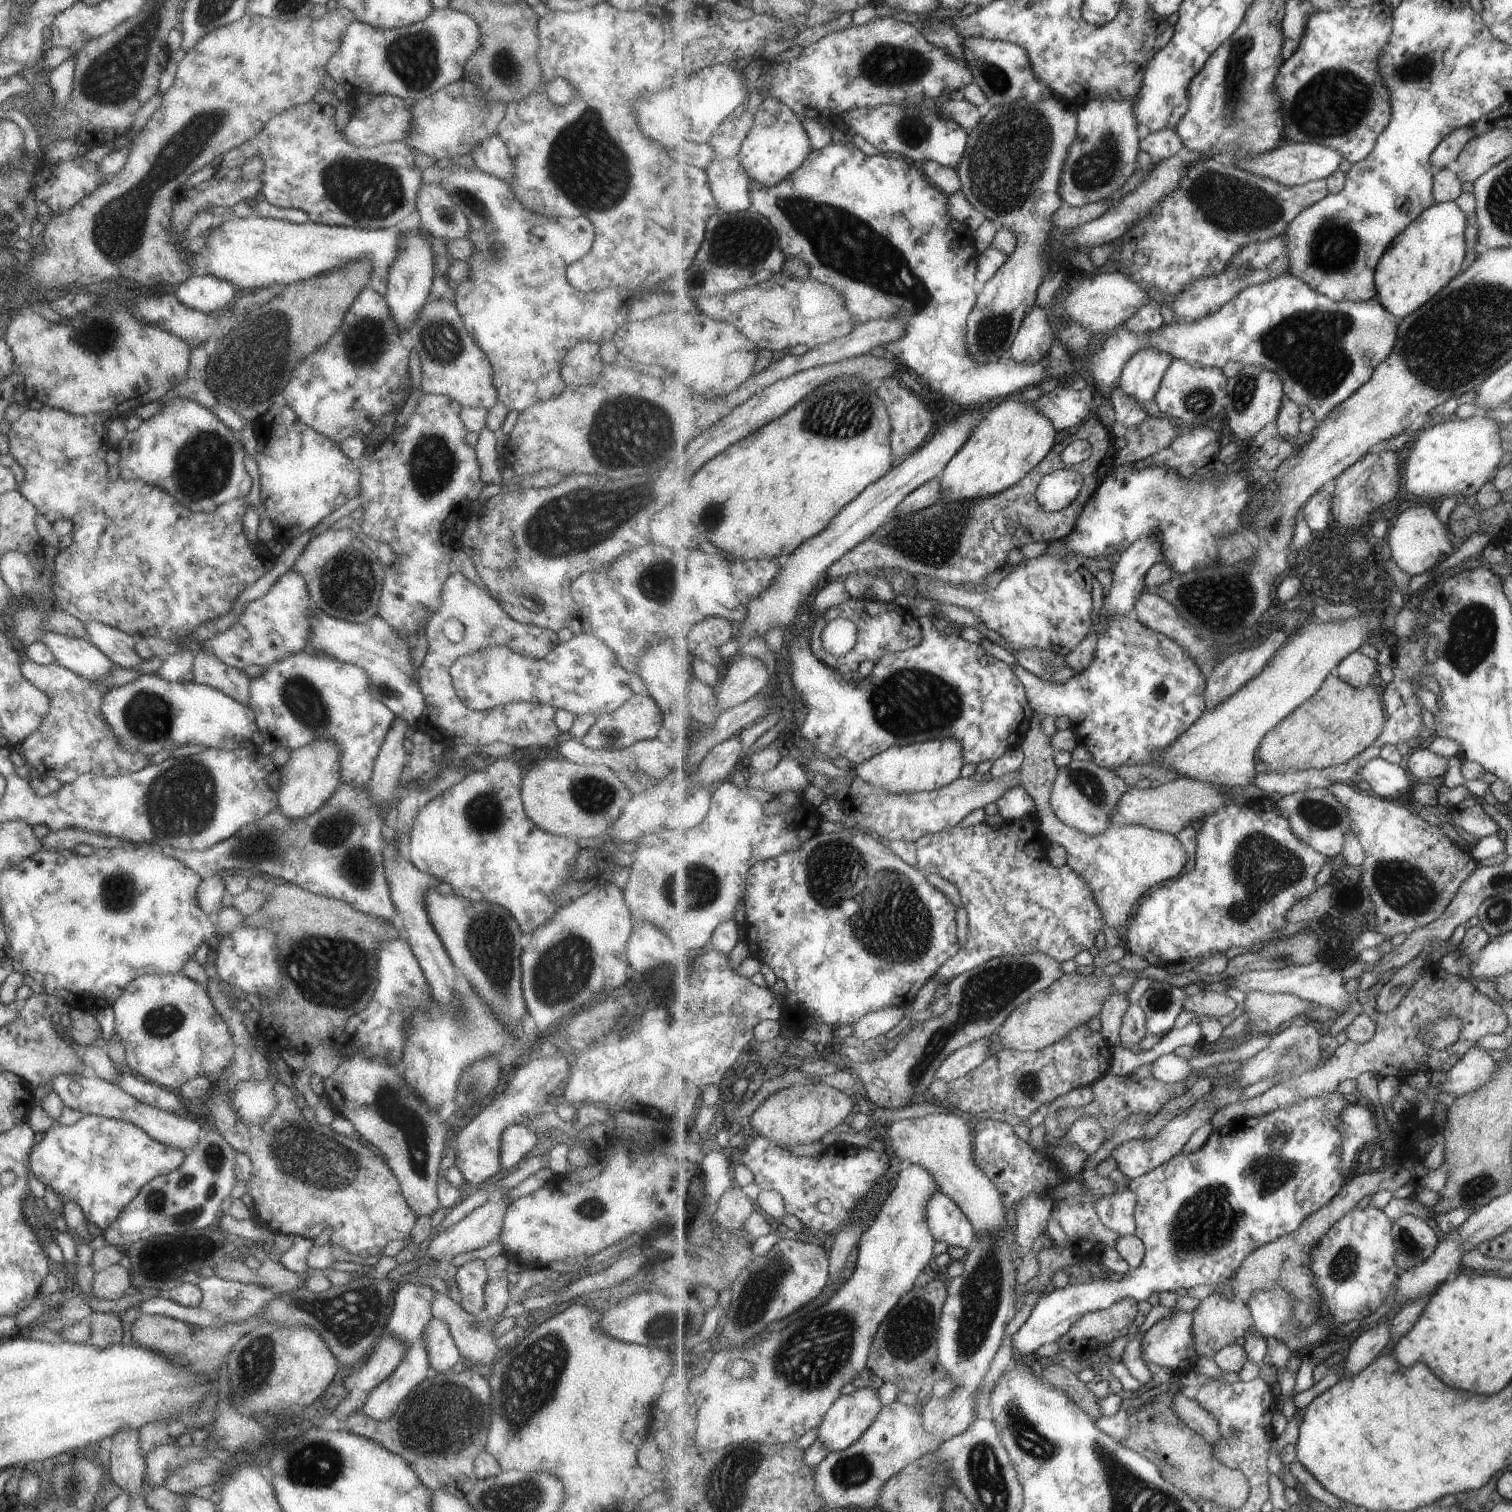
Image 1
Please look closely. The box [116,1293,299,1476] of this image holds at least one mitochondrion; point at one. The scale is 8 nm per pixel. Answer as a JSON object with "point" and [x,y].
{"point":[257,1358]}

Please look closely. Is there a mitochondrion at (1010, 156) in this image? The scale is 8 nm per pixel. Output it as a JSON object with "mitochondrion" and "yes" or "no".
{"mitochondrion":"yes"}

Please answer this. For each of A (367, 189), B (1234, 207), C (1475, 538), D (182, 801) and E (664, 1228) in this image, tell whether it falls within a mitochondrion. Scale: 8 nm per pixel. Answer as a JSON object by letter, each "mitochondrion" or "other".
{"A":"mitochondrion","B":"mitochondrion","C":"other","D":"mitochondrion","E":"other"}

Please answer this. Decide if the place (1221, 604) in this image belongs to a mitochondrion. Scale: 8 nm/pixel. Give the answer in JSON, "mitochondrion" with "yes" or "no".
{"mitochondrion":"yes"}

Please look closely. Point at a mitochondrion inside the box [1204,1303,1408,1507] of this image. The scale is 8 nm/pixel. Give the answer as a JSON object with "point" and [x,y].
{"point":[1233,1433]}

